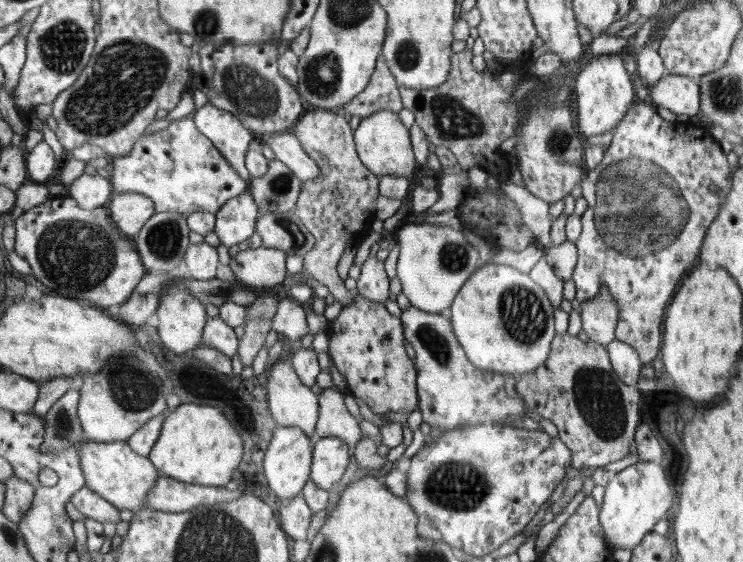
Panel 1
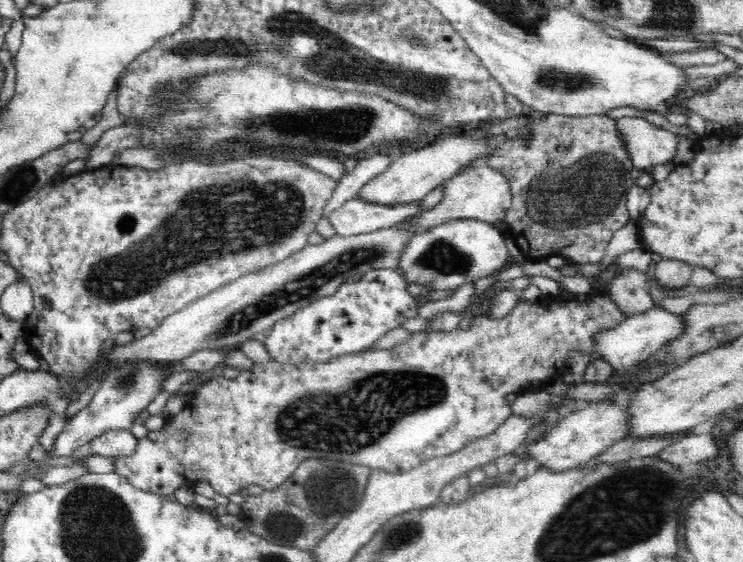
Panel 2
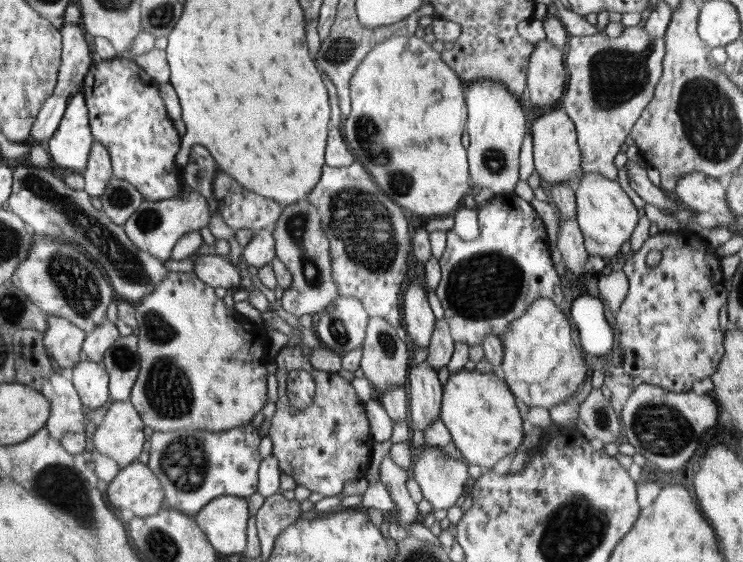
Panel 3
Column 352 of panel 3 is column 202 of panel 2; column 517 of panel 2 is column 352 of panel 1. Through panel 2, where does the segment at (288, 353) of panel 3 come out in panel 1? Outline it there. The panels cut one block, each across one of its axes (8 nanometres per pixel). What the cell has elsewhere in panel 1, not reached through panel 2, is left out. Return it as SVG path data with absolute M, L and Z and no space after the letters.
M355 293L354 302L343 307L326 333L335 376L350 394L362 398L374 414L412 413L418 406L416 370L404 342L401 317L392 316L384 304Z

